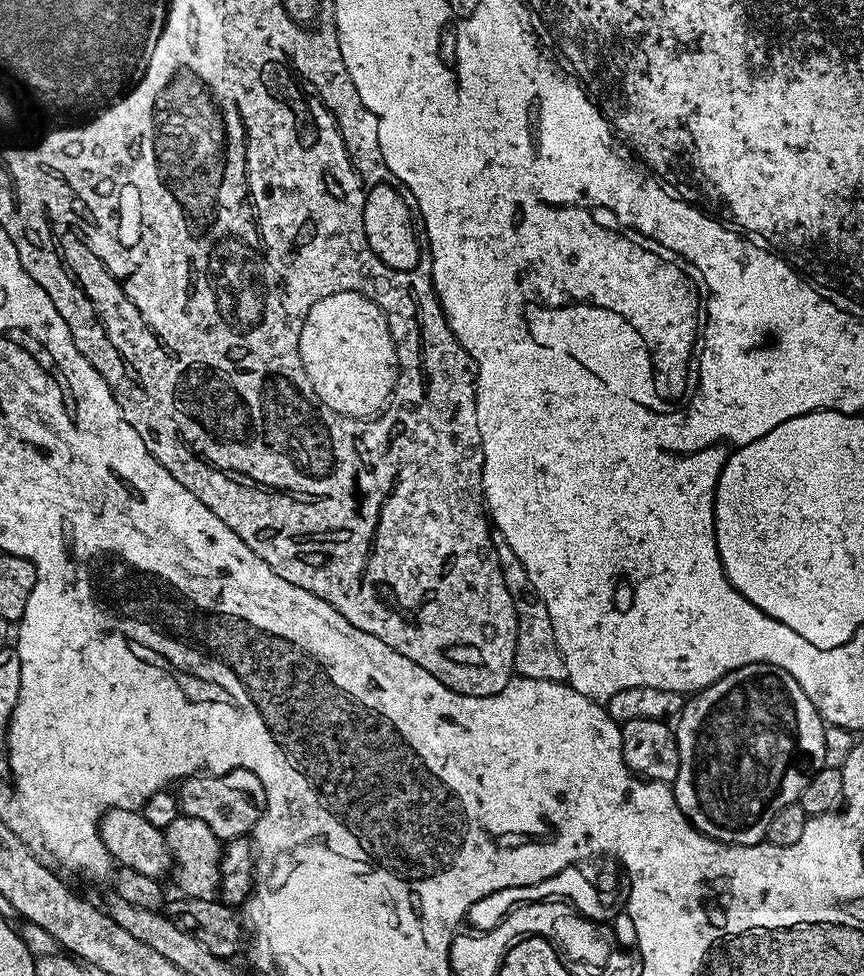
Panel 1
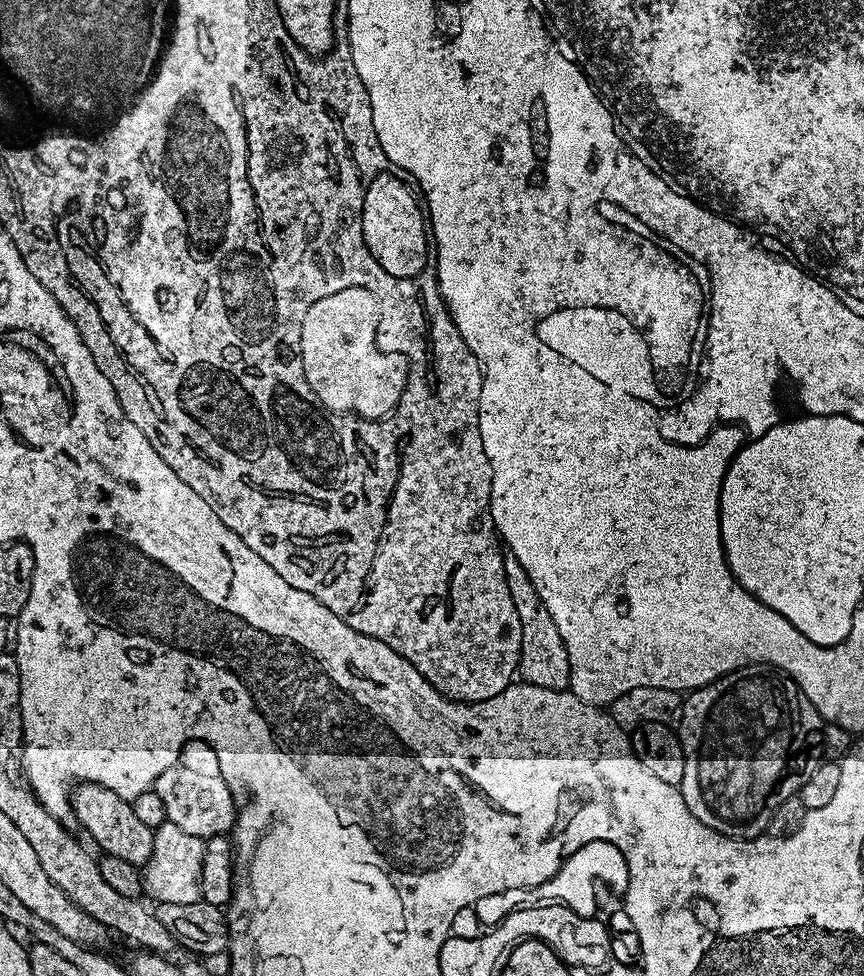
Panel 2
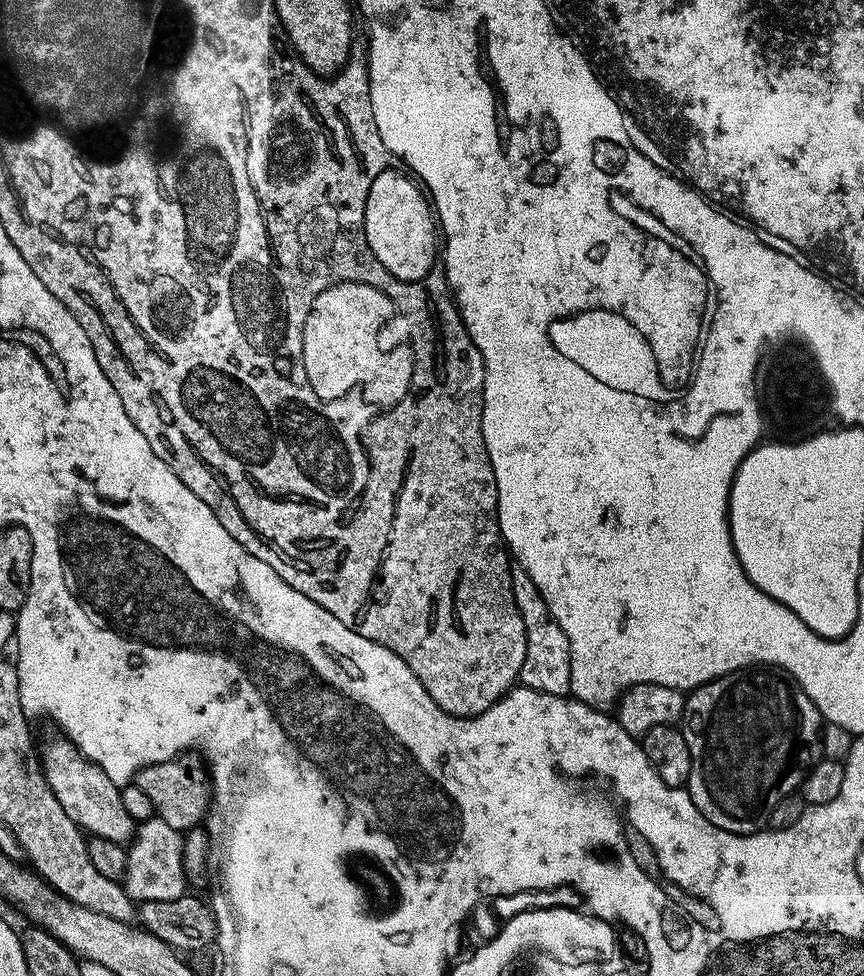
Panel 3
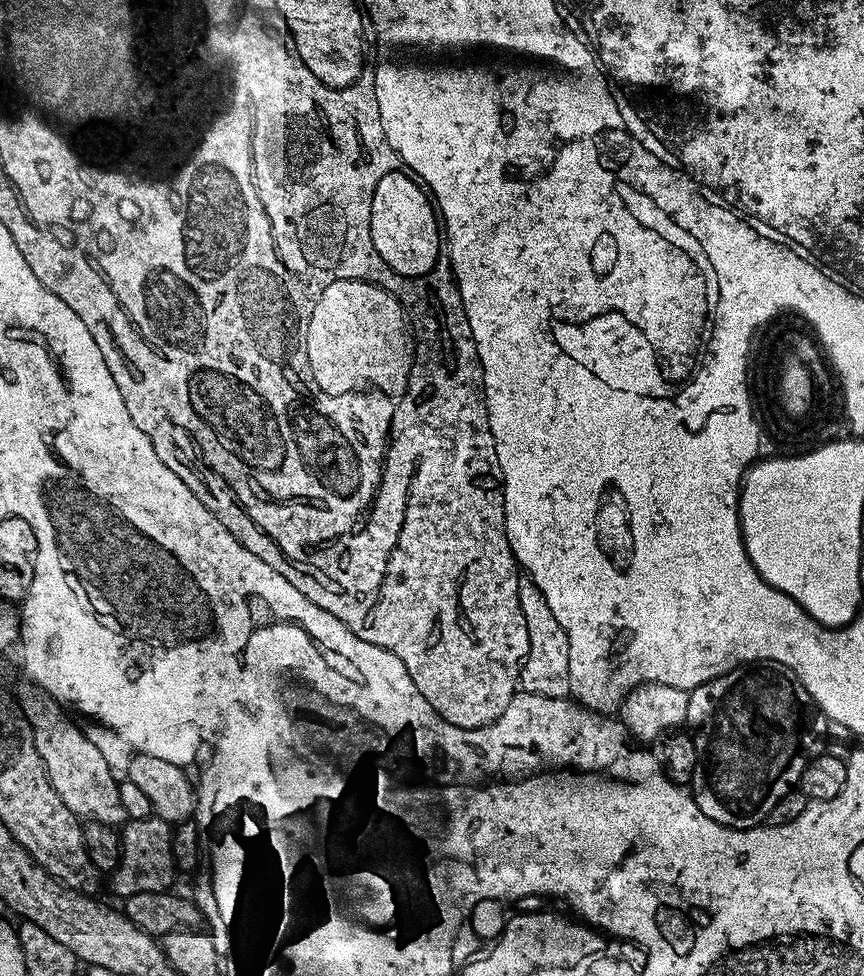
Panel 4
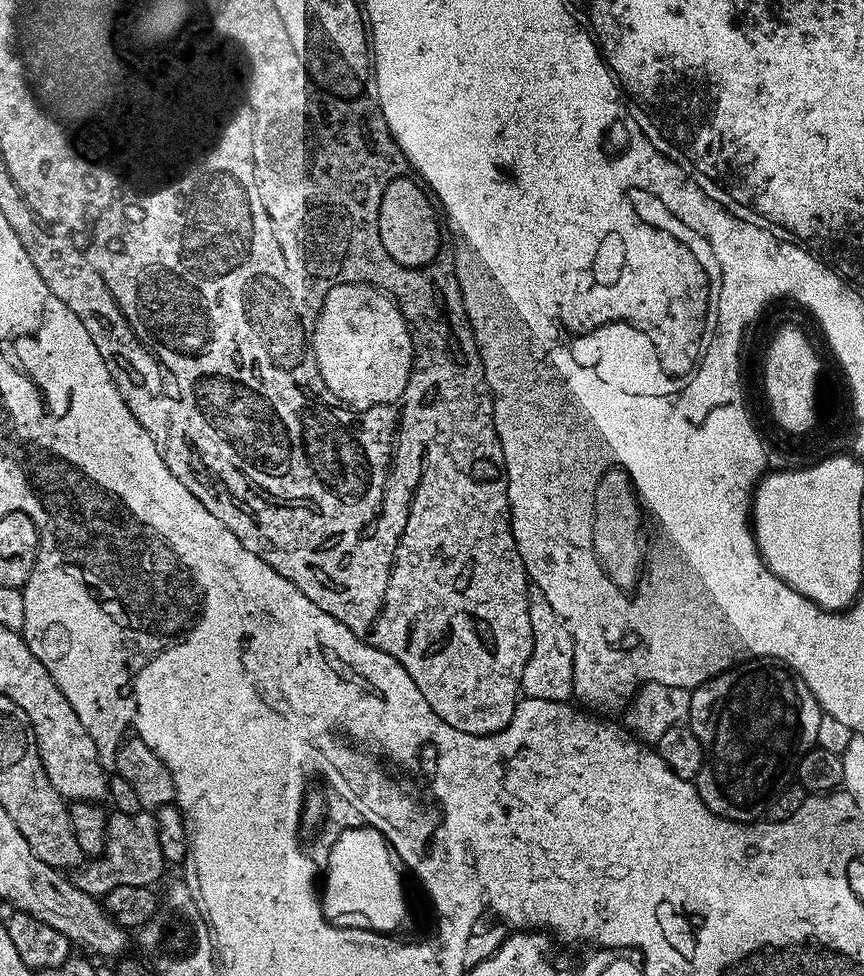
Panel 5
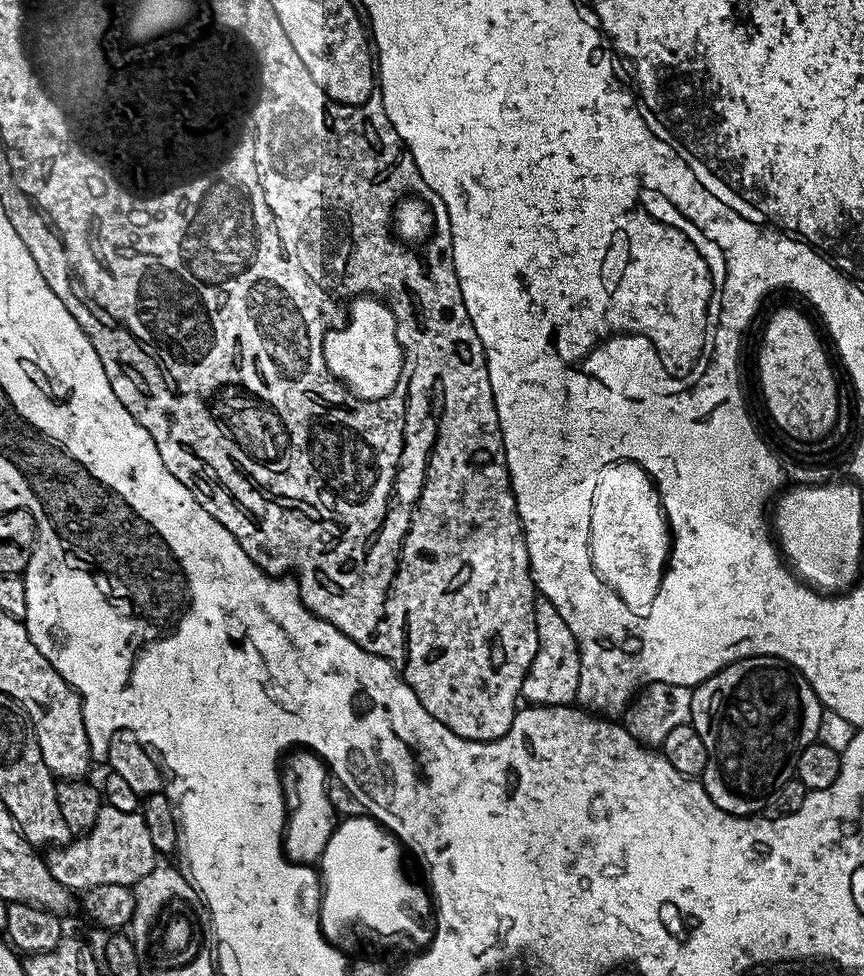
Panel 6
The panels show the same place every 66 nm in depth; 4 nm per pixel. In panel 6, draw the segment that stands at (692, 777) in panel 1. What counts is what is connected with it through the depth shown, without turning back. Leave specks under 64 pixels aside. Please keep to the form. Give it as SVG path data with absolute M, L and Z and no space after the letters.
M757 654L745 660L734 660L710 679L692 689L692 718L694 730L706 742L708 761L702 777L706 794L726 814L754 816L763 813L764 801L782 782L793 779L798 754L806 746L817 743L818 722L822 705L810 682L801 672L789 666L787 660L776 660L771 654Z

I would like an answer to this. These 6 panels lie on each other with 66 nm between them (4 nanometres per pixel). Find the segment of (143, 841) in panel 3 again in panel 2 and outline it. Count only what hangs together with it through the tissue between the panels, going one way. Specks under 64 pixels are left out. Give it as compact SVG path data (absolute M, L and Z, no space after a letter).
M165 822L162 826L155 828L152 834L152 853L142 866L143 895L149 901L156 900L157 905L201 900L200 879L202 878L204 846L205 841L201 837L186 834L186 830L181 830L179 826Z

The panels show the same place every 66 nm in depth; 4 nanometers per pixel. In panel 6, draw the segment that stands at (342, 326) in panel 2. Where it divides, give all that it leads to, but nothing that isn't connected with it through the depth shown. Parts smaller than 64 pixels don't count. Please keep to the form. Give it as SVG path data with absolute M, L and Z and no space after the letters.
M365 294L355 297L349 304L346 326L341 332L330 330L326 333L323 343L326 364L355 399L388 397L402 380L406 366L406 354L404 356L397 334L400 326L388 305L379 297Z

